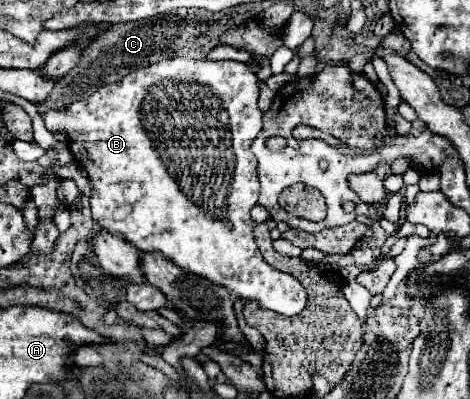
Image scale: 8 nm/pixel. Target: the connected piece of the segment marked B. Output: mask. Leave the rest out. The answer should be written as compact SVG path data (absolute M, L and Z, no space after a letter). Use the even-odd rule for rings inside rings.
M174 57L174 59L166 59L160 61L156 65L144 67L144 69L136 69L132 73L128 73L124 79L116 81L116 83L108 83L102 89L98 89L96 93L92 93L90 97L72 103L64 113L60 111L46 111L44 113L44 123L48 131L66 131L68 139L70 139L70 149L72 155L84 165L90 181L92 181L92 197L90 197L90 207L92 207L92 219L104 227L108 233L118 233L120 237L124 237L128 243L132 243L136 249L140 251L156 251L162 253L164 257L168 257L176 267L188 271L188 273L196 273L198 277L204 277L224 289L228 289L232 295L240 297L240 299L252 299L256 301L260 307L264 309L272 309L284 316L294 316L300 313L306 307L306 299L308 299L308 291L304 289L304 285L300 285L300 281L296 277L292 277L290 273L282 273L272 269L254 239L254 221L250 219L250 209L256 205L258 199L258 177L256 177L256 159L250 151L252 141L256 139L256 135L262 129L262 113L256 105L258 101L258 85L256 85L258 77L252 73L252 69L246 63L238 63L238 61L202 61L202 59L182 59L182 57Z

